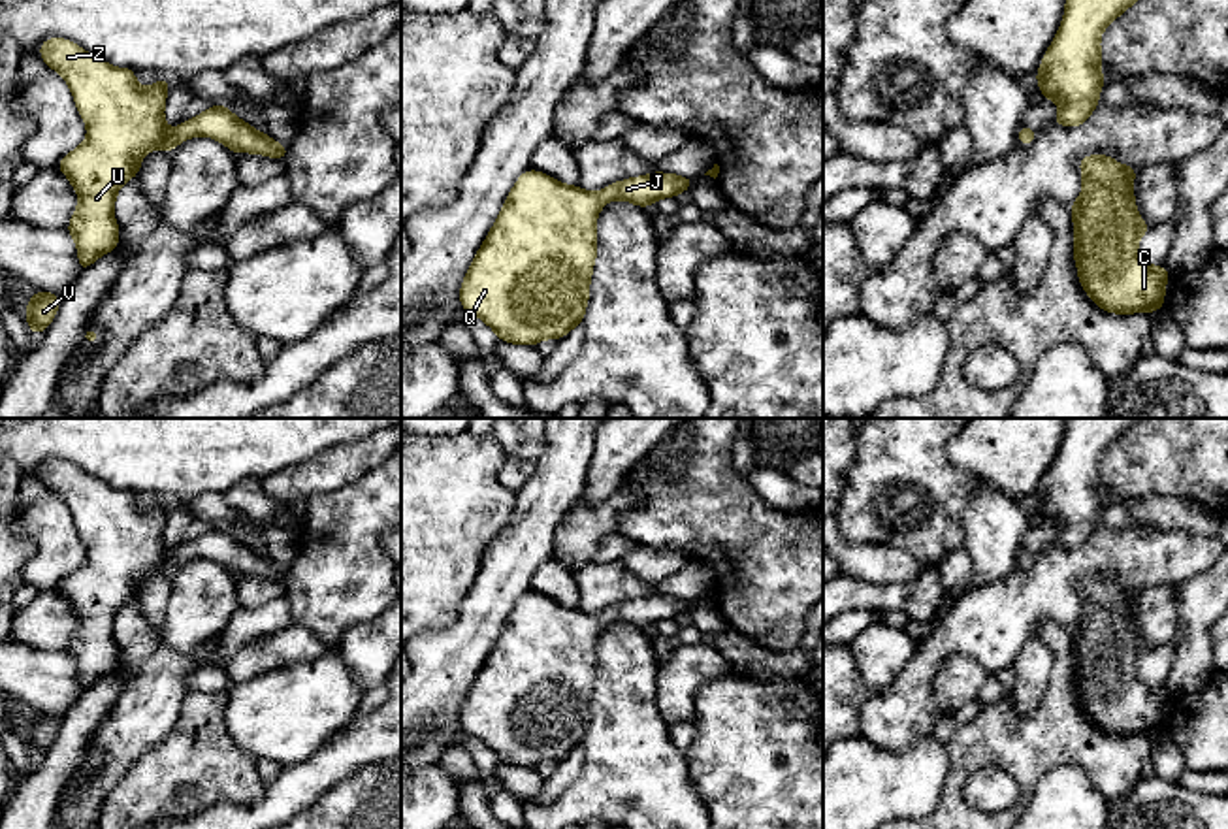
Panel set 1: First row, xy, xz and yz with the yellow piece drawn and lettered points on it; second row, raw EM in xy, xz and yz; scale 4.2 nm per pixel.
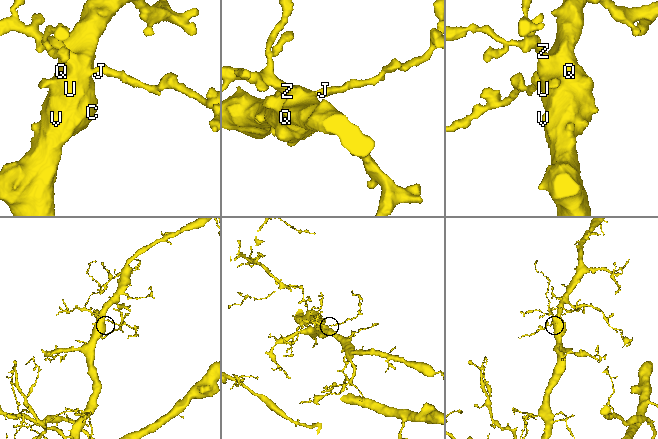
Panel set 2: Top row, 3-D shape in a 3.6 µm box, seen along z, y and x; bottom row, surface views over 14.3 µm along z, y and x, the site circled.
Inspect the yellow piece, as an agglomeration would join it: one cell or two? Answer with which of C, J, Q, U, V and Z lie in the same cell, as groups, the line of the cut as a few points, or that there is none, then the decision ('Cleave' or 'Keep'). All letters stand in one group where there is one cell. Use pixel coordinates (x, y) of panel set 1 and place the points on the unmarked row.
Groups: C J Q U V Z. No split. Keep

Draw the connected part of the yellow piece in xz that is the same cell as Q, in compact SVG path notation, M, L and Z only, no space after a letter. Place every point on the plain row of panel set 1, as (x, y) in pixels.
M527 592L514 605L497 642L480 667L460 710L461 729L484 742L501 763L535 769L541 761L559 763L582 746L593 684L597 680L597 637L610 622L652 629L659 620L689 612L695 601L654 593L612 605L599 614Z

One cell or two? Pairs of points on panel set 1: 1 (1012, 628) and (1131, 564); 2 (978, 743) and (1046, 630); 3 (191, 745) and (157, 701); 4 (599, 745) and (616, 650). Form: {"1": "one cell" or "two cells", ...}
{"1": "one cell", "2": "one cell", "3": "two cells", "4": "one cell"}

